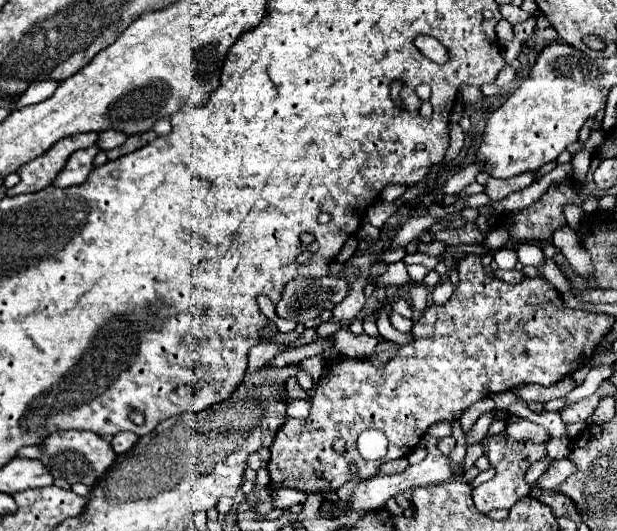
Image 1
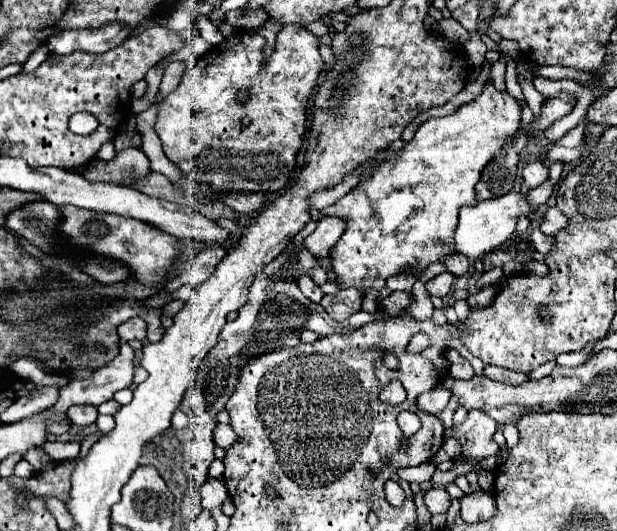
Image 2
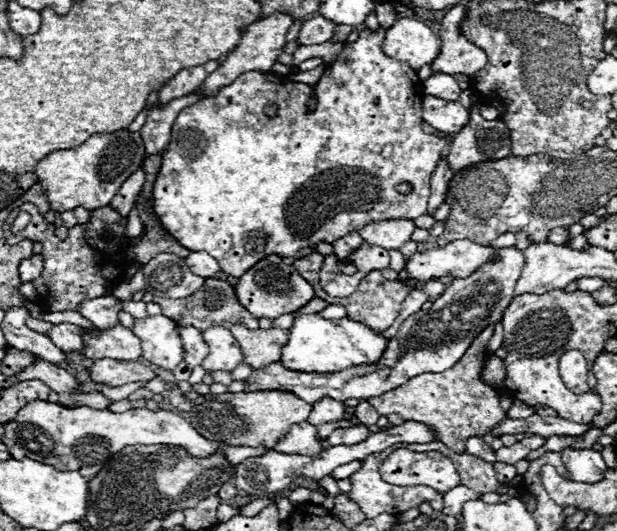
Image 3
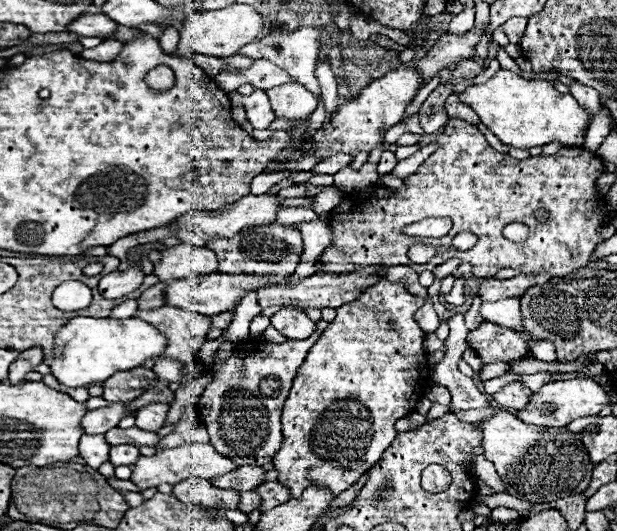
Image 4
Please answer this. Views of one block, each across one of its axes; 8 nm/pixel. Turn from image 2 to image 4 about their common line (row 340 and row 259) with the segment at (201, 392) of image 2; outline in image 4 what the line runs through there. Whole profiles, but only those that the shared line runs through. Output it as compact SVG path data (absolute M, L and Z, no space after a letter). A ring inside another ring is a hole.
M268 224L268 226L252 226L244 228L232 238L216 238L206 244L218 258L218 272L224 274L258 274L272 276L274 284L282 284L290 278L294 268L300 262L302 254L302 236L292 226Z

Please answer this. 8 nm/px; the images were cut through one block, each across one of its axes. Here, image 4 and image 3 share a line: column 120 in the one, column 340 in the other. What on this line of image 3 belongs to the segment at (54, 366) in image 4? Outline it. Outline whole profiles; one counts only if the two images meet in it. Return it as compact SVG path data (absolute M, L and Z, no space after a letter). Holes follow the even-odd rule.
M300 314L288 330L288 342L282 346L280 364L296 372L340 372L358 364L376 364L386 348L388 340L382 340L372 328L350 320L328 320L318 314Z

